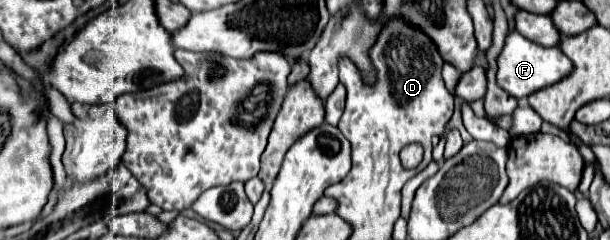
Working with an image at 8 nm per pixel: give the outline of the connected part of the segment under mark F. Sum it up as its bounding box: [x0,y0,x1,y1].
[497,31,573,99]

